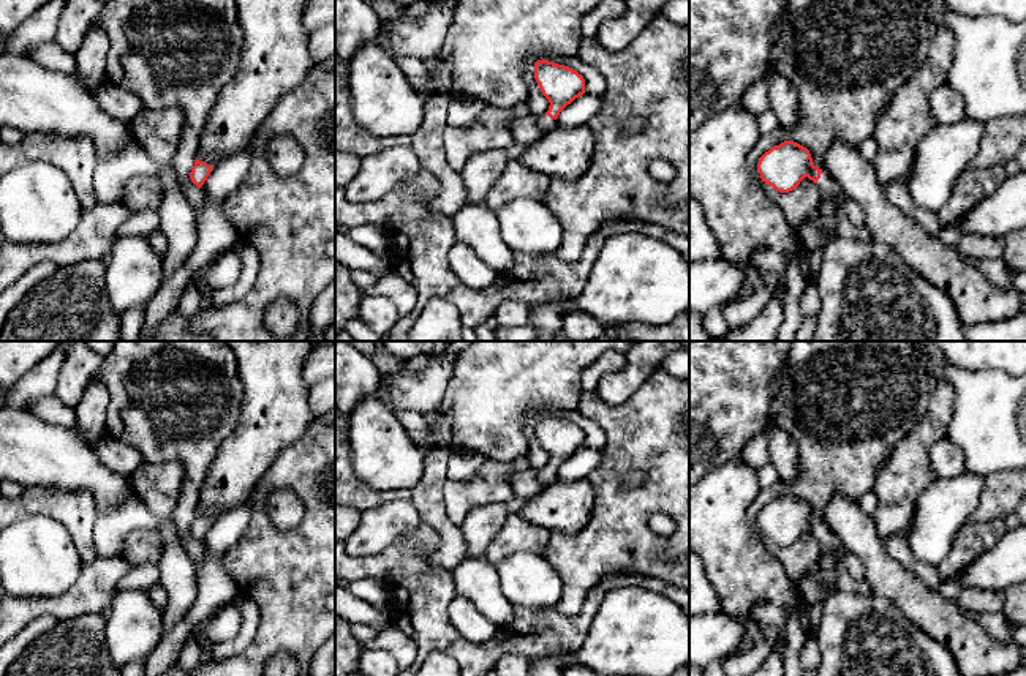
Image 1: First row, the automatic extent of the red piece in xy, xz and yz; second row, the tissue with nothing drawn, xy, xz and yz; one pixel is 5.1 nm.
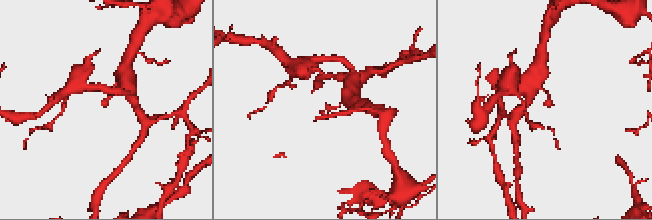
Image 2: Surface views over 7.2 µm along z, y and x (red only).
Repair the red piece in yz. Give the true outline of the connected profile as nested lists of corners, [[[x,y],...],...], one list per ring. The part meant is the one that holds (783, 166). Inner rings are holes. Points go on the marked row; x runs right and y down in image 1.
[[[784,141],[765,152],[757,163],[757,171],[762,182],[779,193],[795,190],[808,177],[816,183],[820,196],[833,201],[844,199],[839,185],[813,164],[809,150],[794,141]]]

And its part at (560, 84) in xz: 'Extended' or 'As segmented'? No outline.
Extended

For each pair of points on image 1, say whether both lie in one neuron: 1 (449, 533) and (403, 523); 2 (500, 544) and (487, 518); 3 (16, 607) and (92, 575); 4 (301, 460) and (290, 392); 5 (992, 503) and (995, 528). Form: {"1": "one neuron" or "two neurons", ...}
{"1": "two neurons", "2": "two neurons", "3": "one neuron", "4": "two neurons", "5": "two neurons"}

